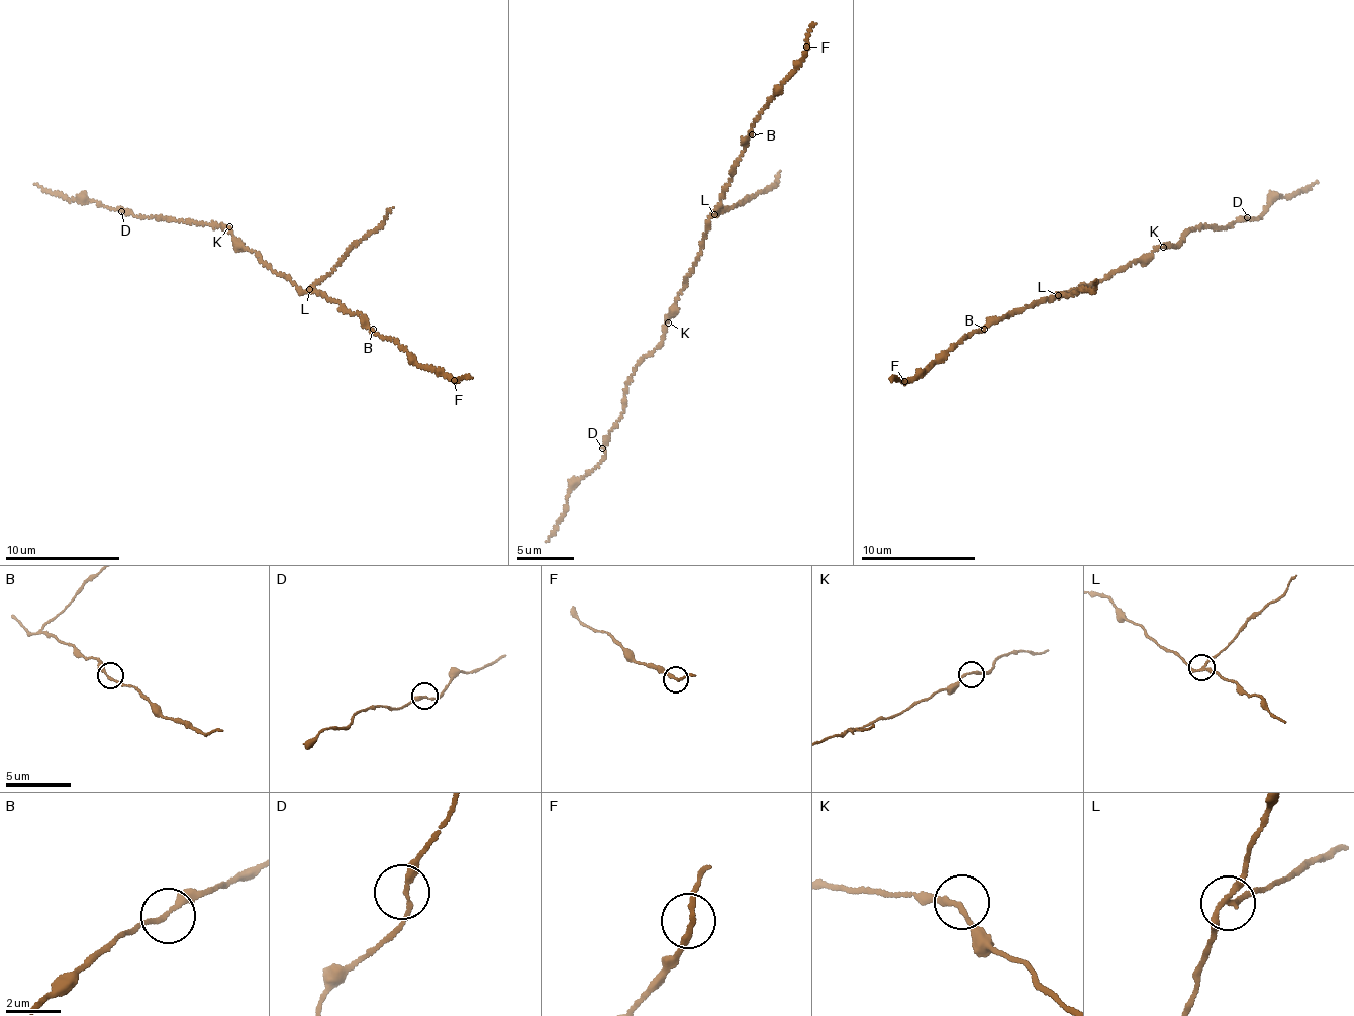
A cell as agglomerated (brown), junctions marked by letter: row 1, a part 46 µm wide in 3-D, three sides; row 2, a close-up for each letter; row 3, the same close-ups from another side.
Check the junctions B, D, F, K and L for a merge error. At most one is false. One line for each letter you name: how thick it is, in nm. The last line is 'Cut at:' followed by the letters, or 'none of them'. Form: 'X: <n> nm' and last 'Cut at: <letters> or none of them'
L: 180 nm
Cut at: L

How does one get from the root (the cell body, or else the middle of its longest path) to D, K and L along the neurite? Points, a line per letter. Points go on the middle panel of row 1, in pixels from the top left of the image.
D: (687, 281), (675, 300), (675, 312), (666, 320), (660, 343), (638, 363), (627, 388), (621, 416), (602, 448)
K: (687, 281), (675, 300), (675, 312), (669, 316), (668, 322)
L: (687, 281), (687, 274), (701, 251), (706, 223), (713, 215)

